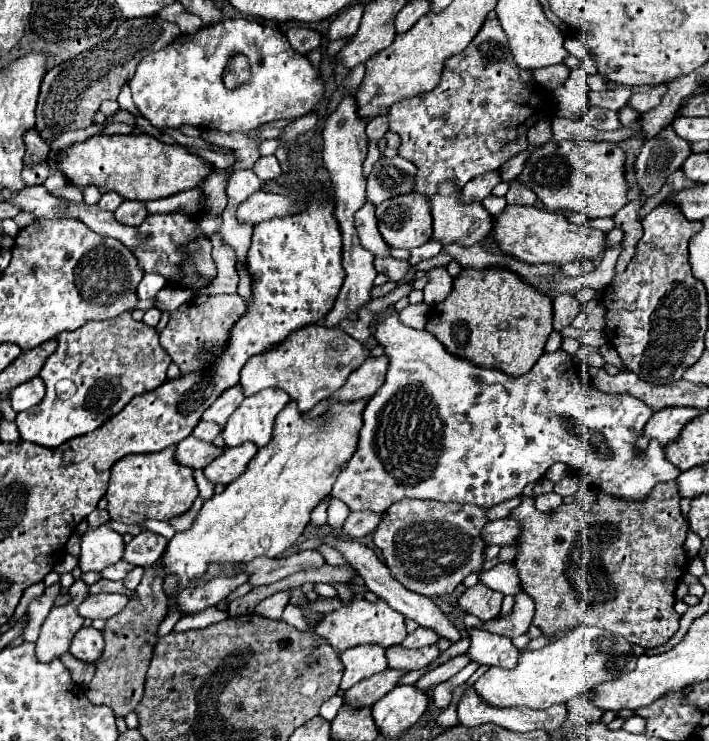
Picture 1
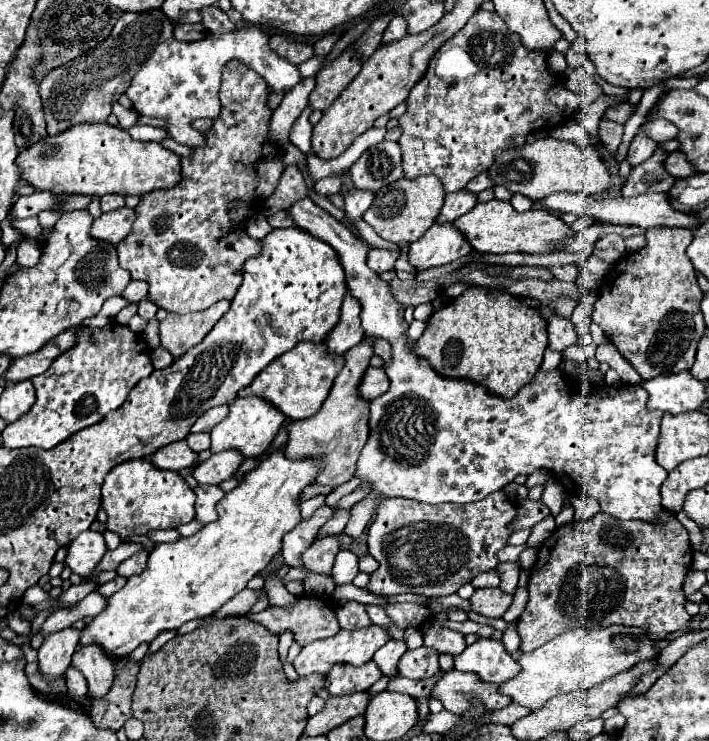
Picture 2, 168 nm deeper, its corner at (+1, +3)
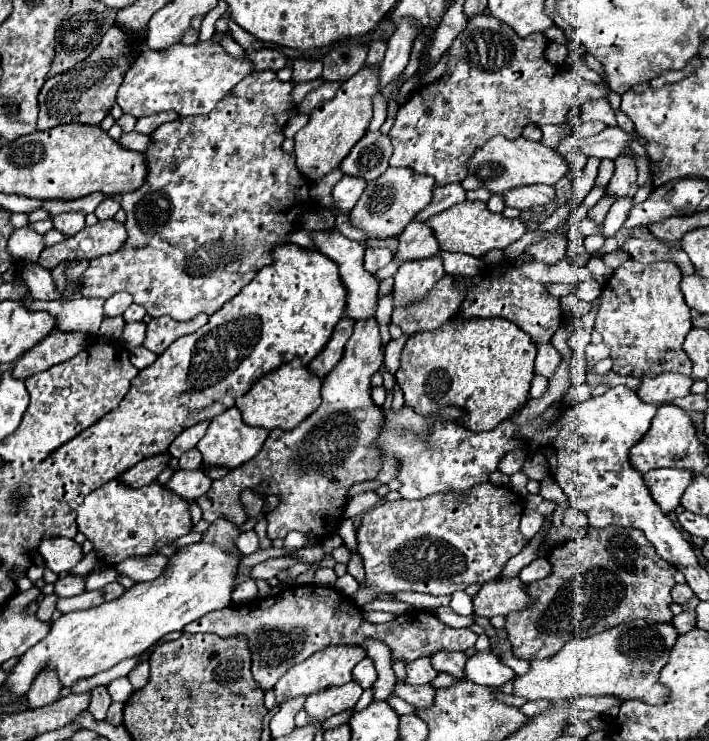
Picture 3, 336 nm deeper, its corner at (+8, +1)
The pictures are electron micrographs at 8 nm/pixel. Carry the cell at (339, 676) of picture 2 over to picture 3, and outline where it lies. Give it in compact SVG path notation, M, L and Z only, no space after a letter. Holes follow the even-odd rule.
M348 682L348 684L336 686L336 688L326 688L318 694L312 694L310 698L306 698L304 710L312 720L324 722L326 718L330 718L334 714L354 708L354 704L362 696L362 692L364 690L356 682Z

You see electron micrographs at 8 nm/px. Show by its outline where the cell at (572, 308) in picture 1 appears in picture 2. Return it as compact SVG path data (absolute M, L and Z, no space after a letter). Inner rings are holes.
M553 314L549 318L549 326L547 326L547 334L549 334L549 348L551 350L559 350L563 352L567 346L577 342L577 334L575 334L575 326L571 320Z

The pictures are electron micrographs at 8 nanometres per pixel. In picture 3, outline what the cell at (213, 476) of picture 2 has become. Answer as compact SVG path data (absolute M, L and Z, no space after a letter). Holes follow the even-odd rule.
M176 470L174 476L164 484L164 488L168 488L170 492L174 492L176 496L184 498L184 500L196 500L202 494L208 492L212 480L204 474L204 470Z

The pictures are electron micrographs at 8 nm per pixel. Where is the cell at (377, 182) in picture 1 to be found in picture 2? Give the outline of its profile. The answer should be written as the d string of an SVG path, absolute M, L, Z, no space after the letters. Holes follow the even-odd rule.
M383 140L379 146L369 148L349 168L351 180L357 188L377 192L379 188L403 178L401 150L397 142Z

